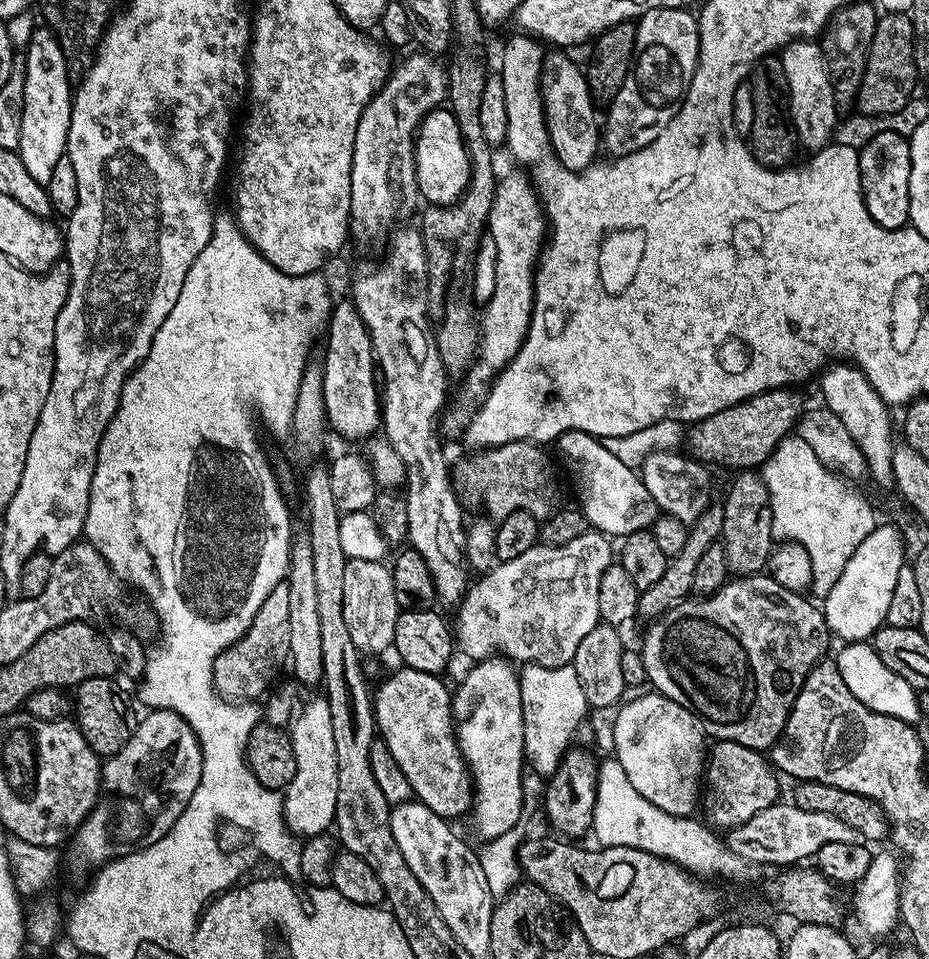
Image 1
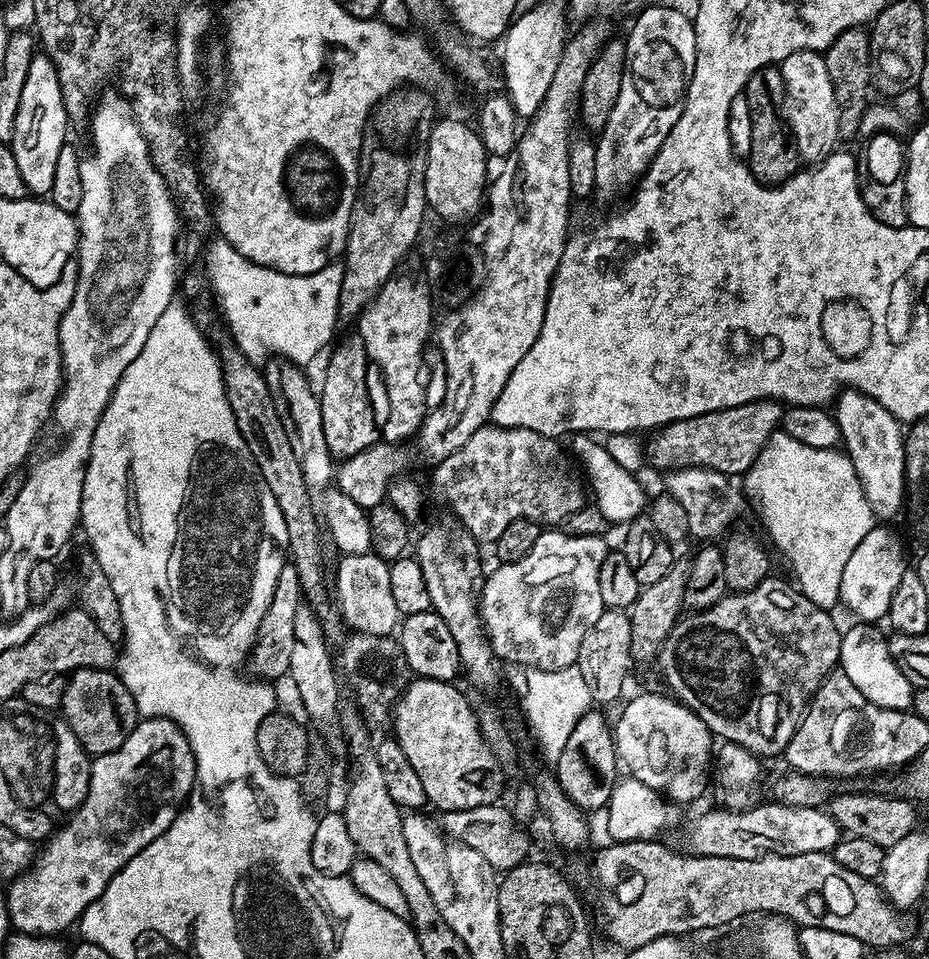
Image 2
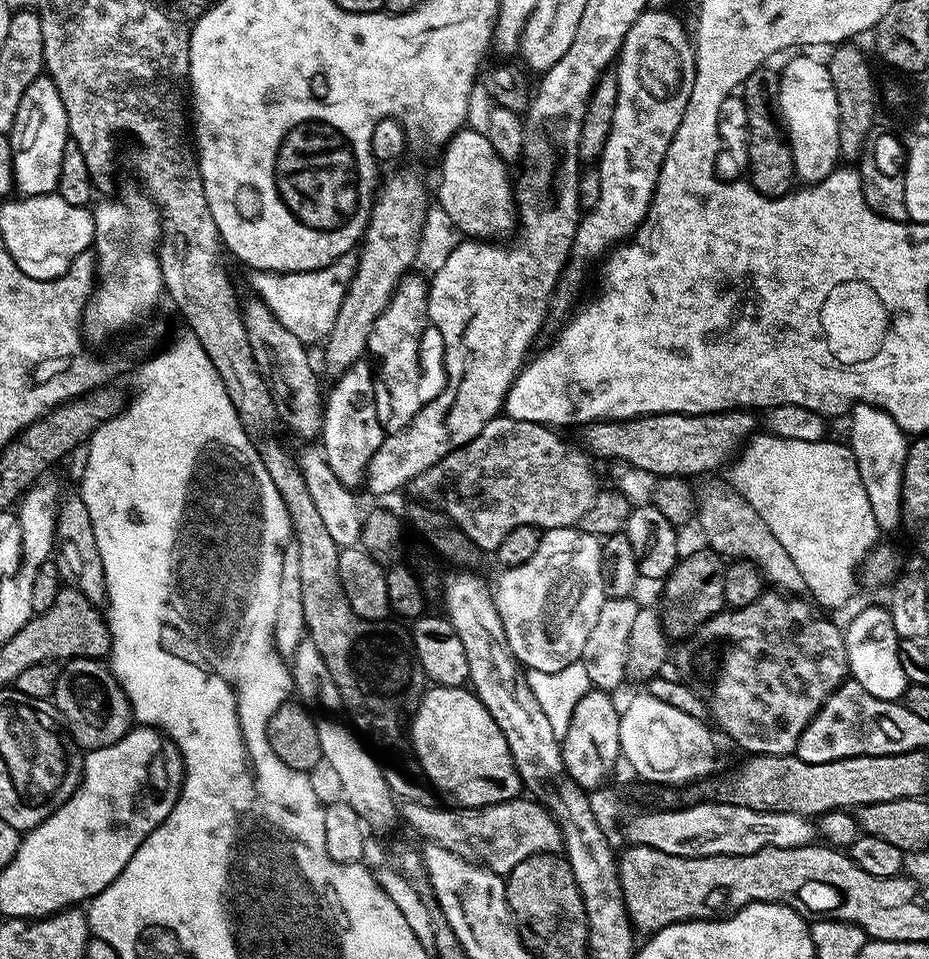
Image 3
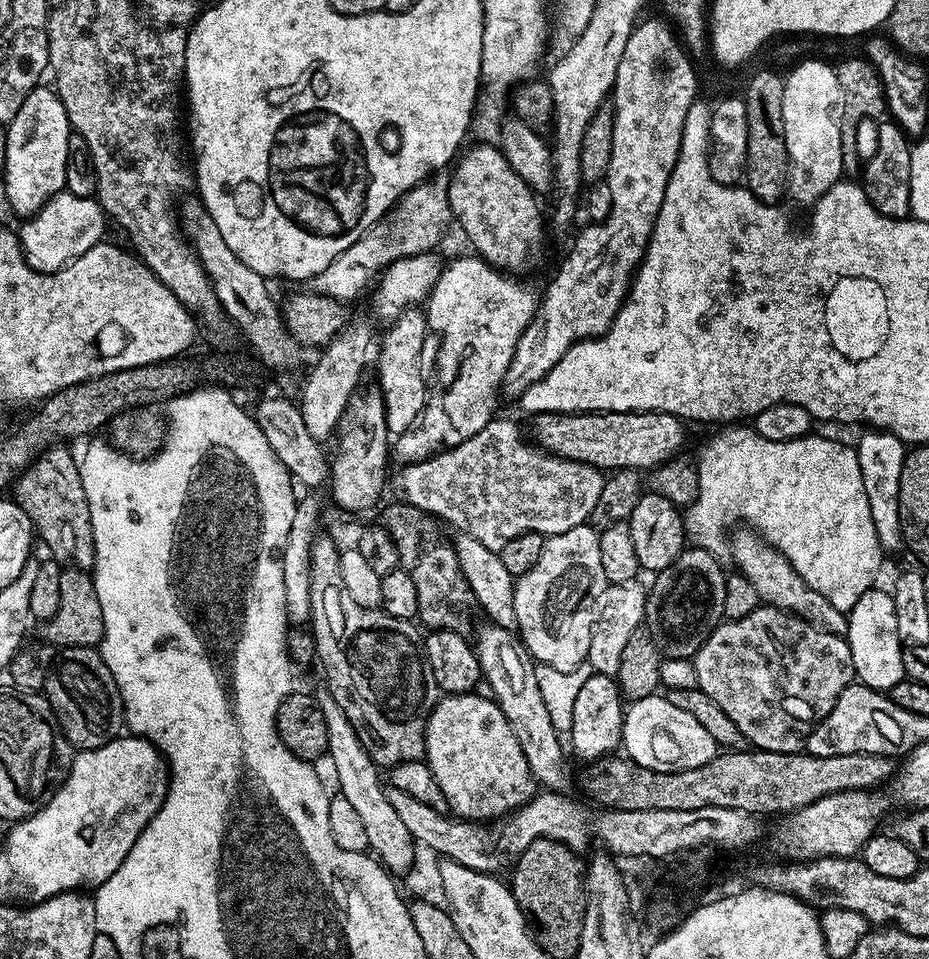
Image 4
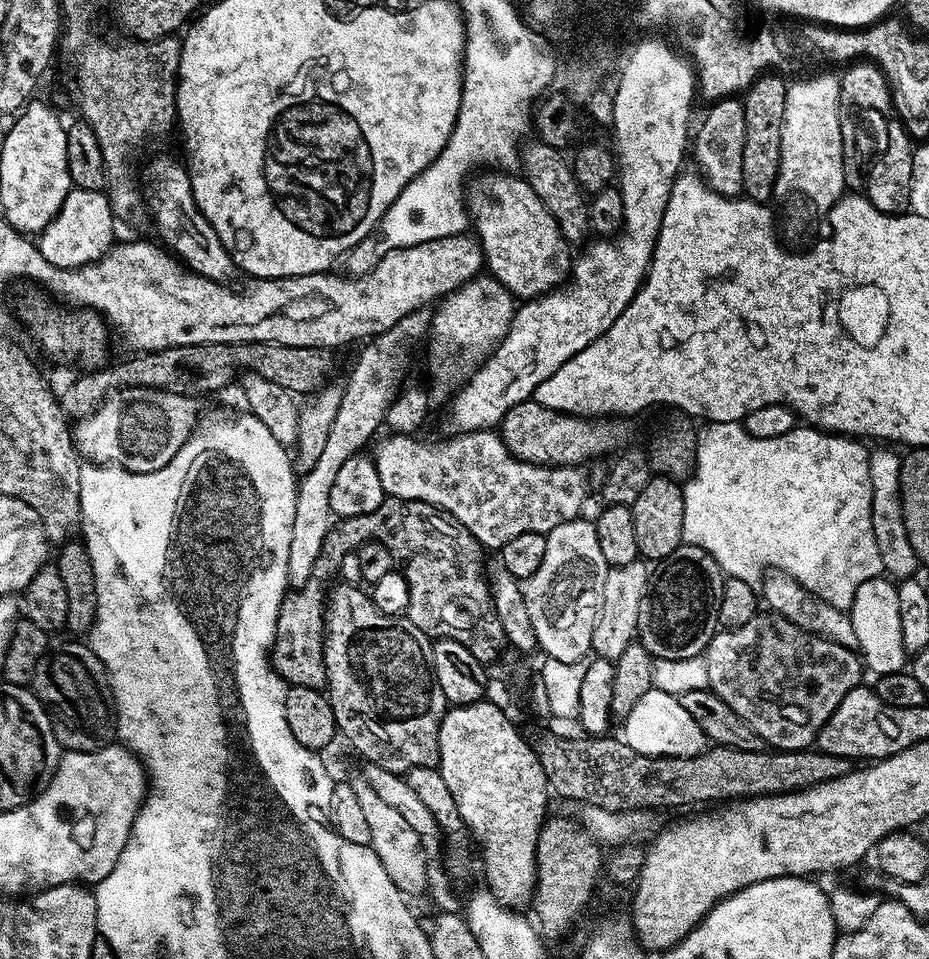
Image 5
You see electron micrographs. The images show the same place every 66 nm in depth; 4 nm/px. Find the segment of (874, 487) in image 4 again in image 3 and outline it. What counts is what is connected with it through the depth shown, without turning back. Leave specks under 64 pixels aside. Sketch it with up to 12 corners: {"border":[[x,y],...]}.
{"border":[[857,403],[846,443],[881,533],[902,524],[910,440],[890,414]]}

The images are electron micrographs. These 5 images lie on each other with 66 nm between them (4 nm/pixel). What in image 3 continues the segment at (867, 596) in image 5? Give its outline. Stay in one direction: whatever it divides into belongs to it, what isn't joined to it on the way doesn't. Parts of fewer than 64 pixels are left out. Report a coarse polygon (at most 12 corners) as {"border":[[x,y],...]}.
{"border":[[887,607],[843,629],[848,671],[874,698],[910,683]]}

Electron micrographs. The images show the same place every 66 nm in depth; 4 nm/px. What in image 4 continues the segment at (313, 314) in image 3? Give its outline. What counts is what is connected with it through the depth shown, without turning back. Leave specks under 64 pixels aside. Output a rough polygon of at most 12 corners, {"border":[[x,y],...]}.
{"border":[[421,182],[315,291],[352,300],[396,260],[432,252],[454,220],[447,187]]}

